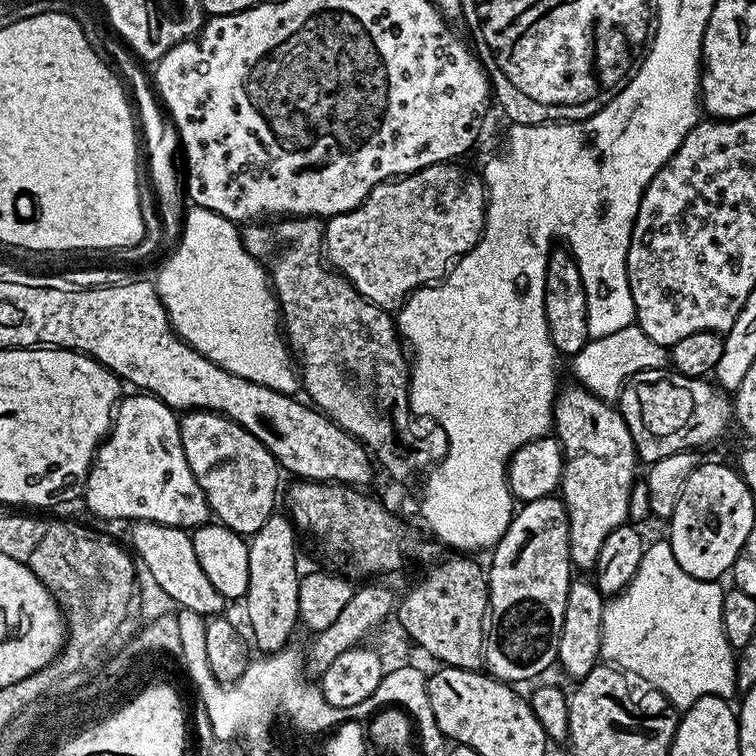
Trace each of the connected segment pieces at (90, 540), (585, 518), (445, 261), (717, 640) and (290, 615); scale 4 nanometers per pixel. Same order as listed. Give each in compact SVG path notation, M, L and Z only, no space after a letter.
M52 524L41 531L38 546L34 546L34 554L30 554L26 563L52 591L66 617L66 643L52 661L56 672L60 668L64 672L68 668L91 669L97 663L96 655L115 638L120 623L129 617L127 602L137 591L137 581L134 559L125 548L80 524Z
M583 386L559 389L552 419L554 435L564 451L564 469L559 495L568 511L570 554L577 569L595 569L602 542L610 530L628 519L632 485L638 480L635 444L619 411L609 401Z
M456 162L435 164L408 176L385 180L374 186L357 208L331 217L324 230L324 247L331 267L348 279L367 300L386 309L407 300L417 288L443 281L452 265L480 241L484 232L484 214L488 210L483 179L460 166Z
M667 539L660 540L657 544L649 543L642 554L642 562L638 562L638 574L634 574L634 578L625 586L624 591L615 597L616 640L612 640L612 638L604 639L600 647L603 659L611 662L615 667L623 670L625 673L631 674L633 672L634 675L641 676L649 684L647 686L649 689L661 692L668 699L668 703L677 710L694 706L694 702L698 702L698 698L706 698L707 696L732 698L732 695L737 695L737 657L734 655L734 650L722 630L722 602L724 601L725 589L723 587L719 588L720 586L715 580L695 580L690 574L686 574L686 570L682 570L682 566L678 566L678 558L674 558L674 550Z
M273 514L269 520L262 522L262 530L248 540L250 582L242 597L242 605L248 615L248 628L252 631L251 643L256 643L264 654L287 649L288 639L300 620L298 592L302 572L296 569L296 536L297 529L287 515Z

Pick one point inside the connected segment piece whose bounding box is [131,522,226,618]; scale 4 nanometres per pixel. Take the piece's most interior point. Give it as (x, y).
(168, 552)

